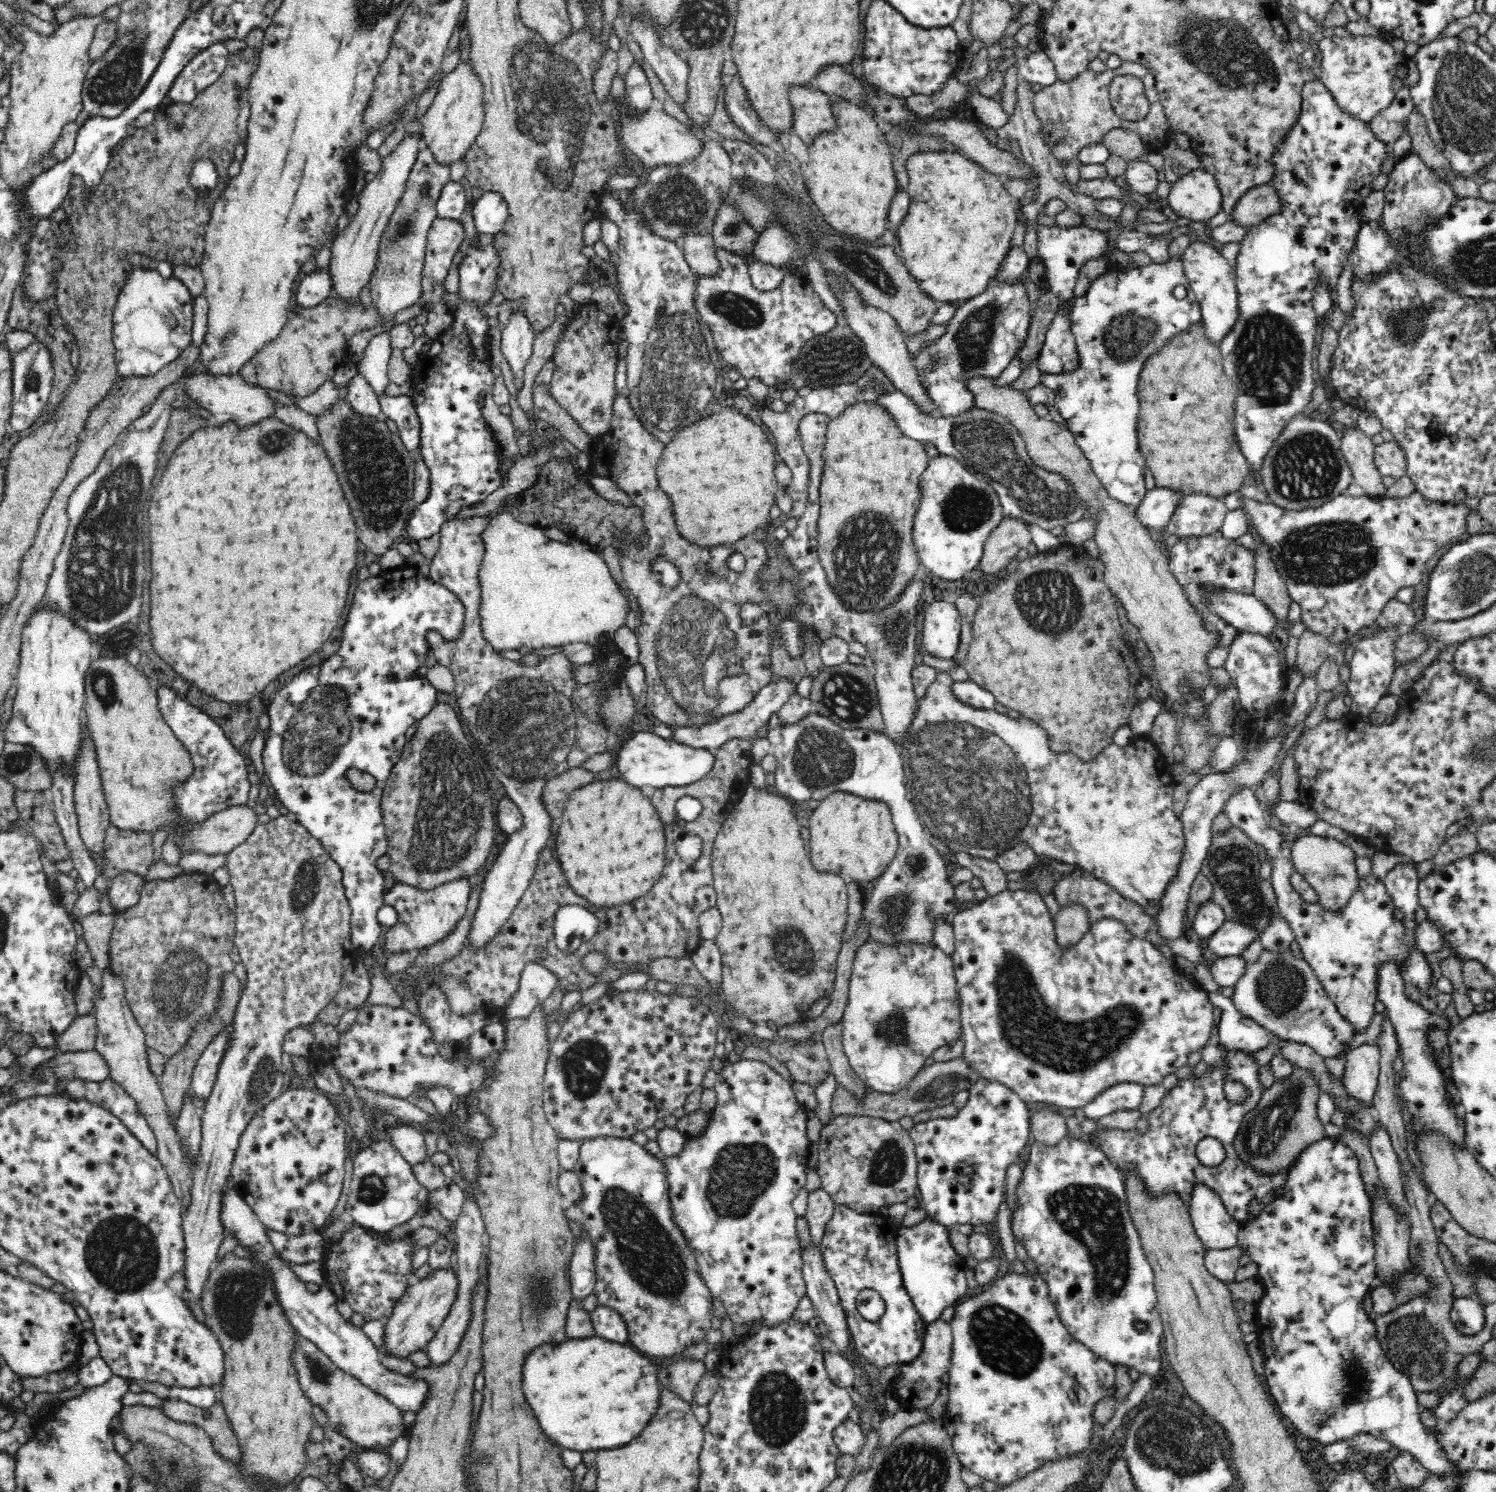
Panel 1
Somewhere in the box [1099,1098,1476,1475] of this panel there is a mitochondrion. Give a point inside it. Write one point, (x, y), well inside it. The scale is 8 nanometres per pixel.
(1418, 1344)

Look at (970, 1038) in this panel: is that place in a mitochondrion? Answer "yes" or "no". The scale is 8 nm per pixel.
no

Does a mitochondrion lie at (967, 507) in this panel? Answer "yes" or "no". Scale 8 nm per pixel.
yes

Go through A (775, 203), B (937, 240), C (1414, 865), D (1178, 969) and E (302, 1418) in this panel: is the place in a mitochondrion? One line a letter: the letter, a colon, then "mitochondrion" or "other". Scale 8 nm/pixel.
A: mitochondrion
B: other
C: other
D: other
E: other

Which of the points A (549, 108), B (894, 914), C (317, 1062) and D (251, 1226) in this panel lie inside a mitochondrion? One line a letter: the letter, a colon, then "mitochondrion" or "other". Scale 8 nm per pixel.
A: mitochondrion
B: mitochondrion
C: other
D: other

